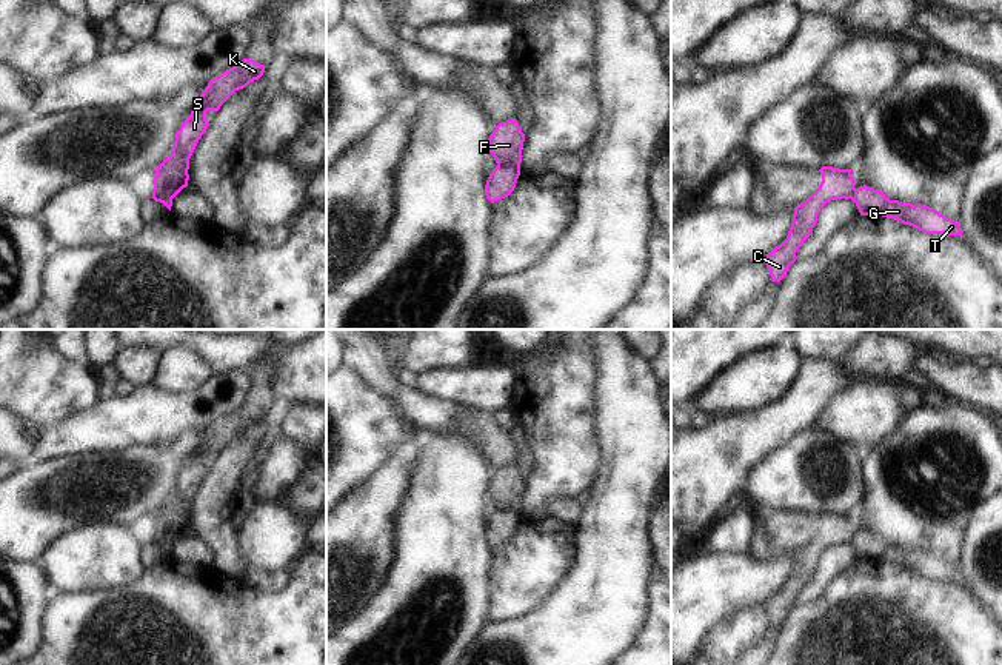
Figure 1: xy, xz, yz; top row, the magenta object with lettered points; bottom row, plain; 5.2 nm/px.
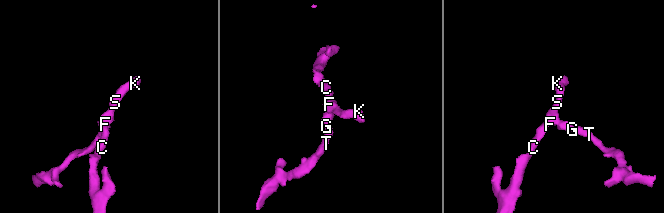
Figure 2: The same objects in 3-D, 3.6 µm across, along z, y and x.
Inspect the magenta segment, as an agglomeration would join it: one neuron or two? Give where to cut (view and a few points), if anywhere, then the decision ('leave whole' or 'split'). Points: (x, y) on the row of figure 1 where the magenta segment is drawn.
cut in xz along (497, 163), (514, 167), (519, 171); split

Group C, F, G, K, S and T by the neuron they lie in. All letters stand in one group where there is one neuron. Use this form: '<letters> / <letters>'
C F K S / G T

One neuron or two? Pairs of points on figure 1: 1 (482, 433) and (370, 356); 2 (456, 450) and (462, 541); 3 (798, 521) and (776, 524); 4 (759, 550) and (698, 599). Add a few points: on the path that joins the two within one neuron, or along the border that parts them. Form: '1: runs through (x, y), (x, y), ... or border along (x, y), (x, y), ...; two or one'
1: runs through (453, 419), (424, 413), (391, 385); one
2: runs through (456, 473), (456, 517); one
3: runs through (793, 524), (781, 524); one
4: border along (747, 551), (764, 561), (776, 561), (779, 558); two

